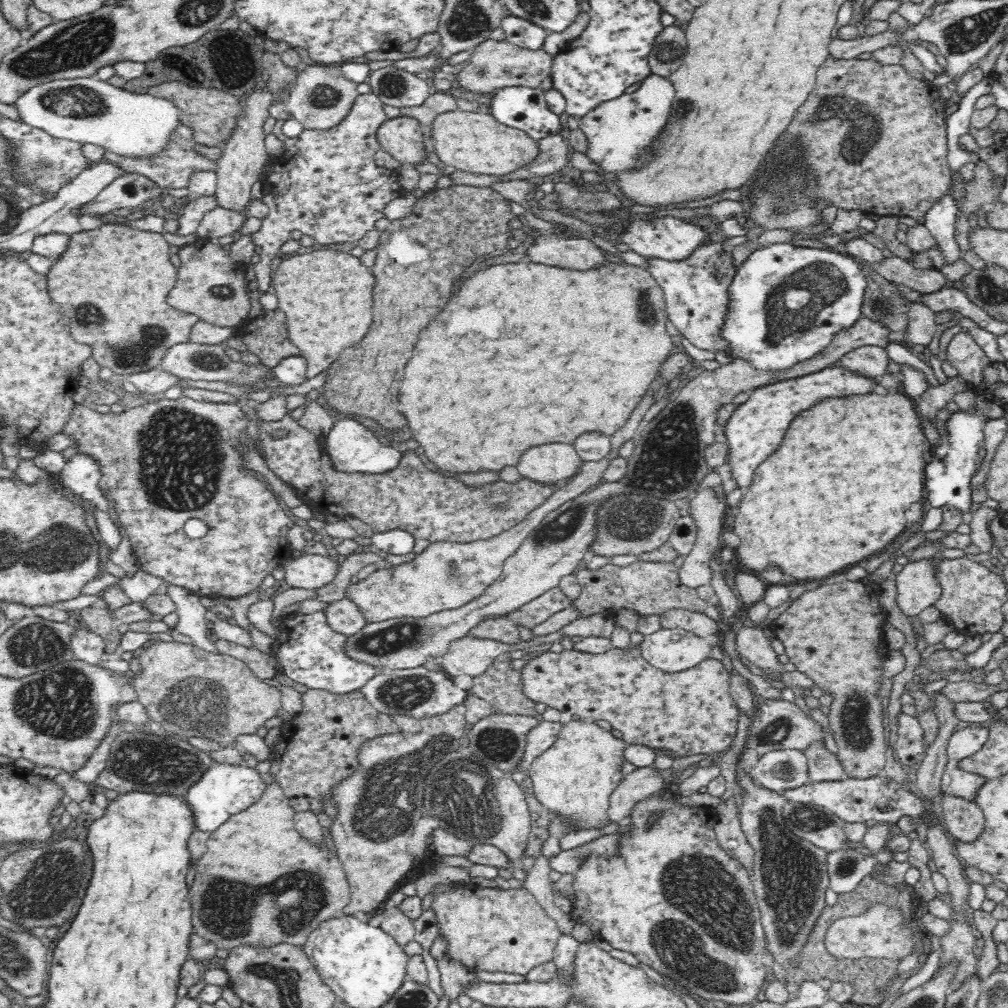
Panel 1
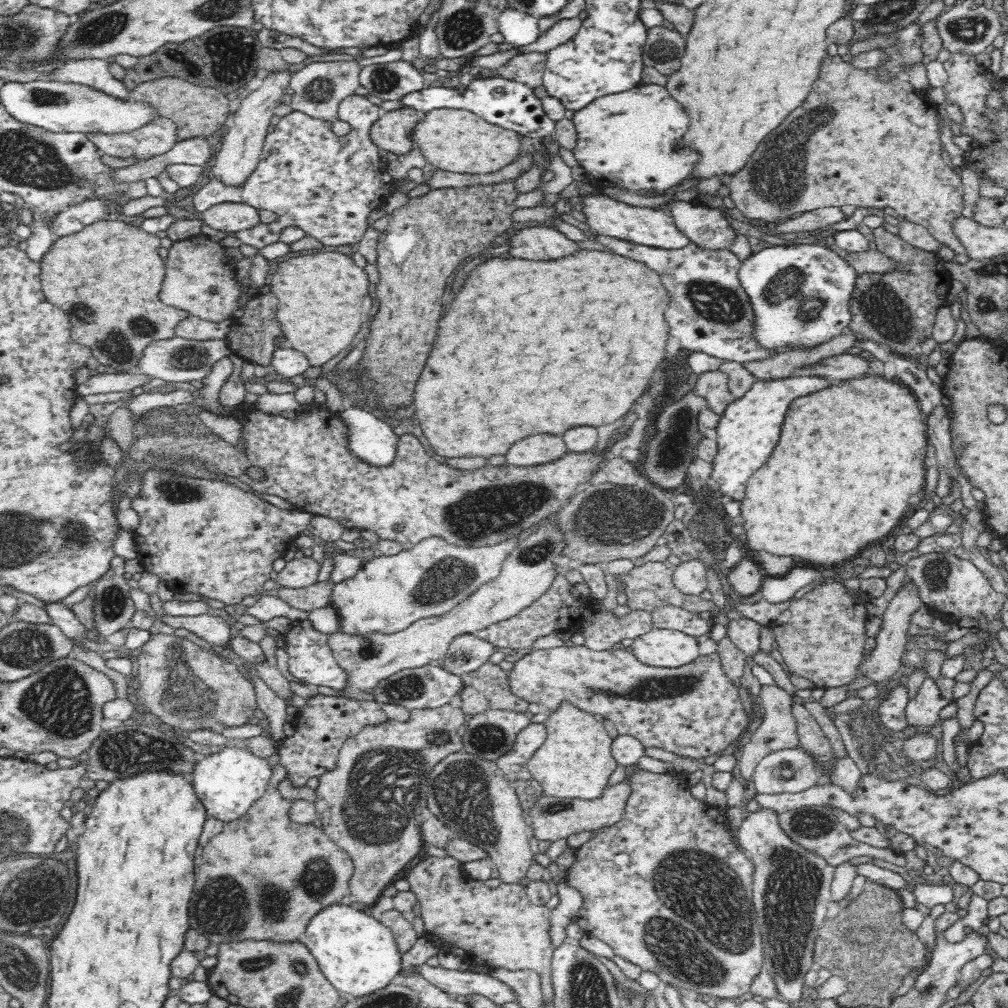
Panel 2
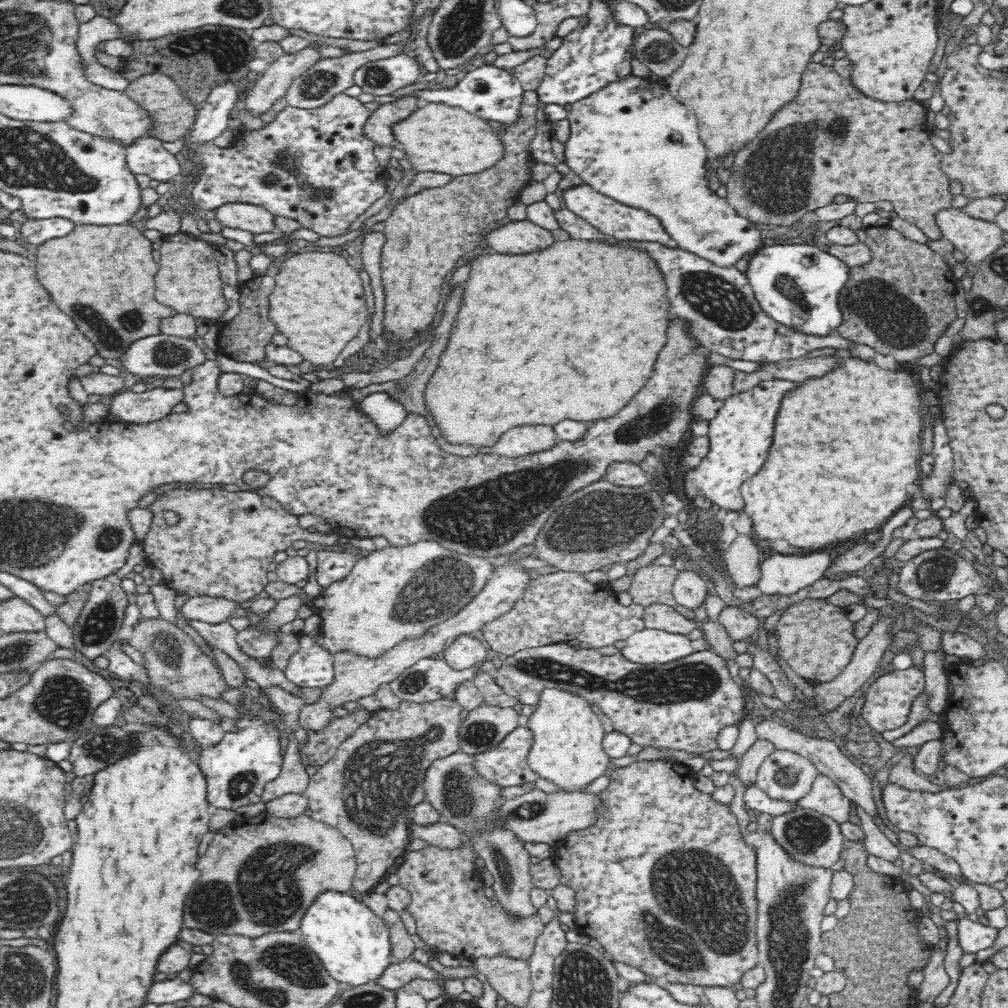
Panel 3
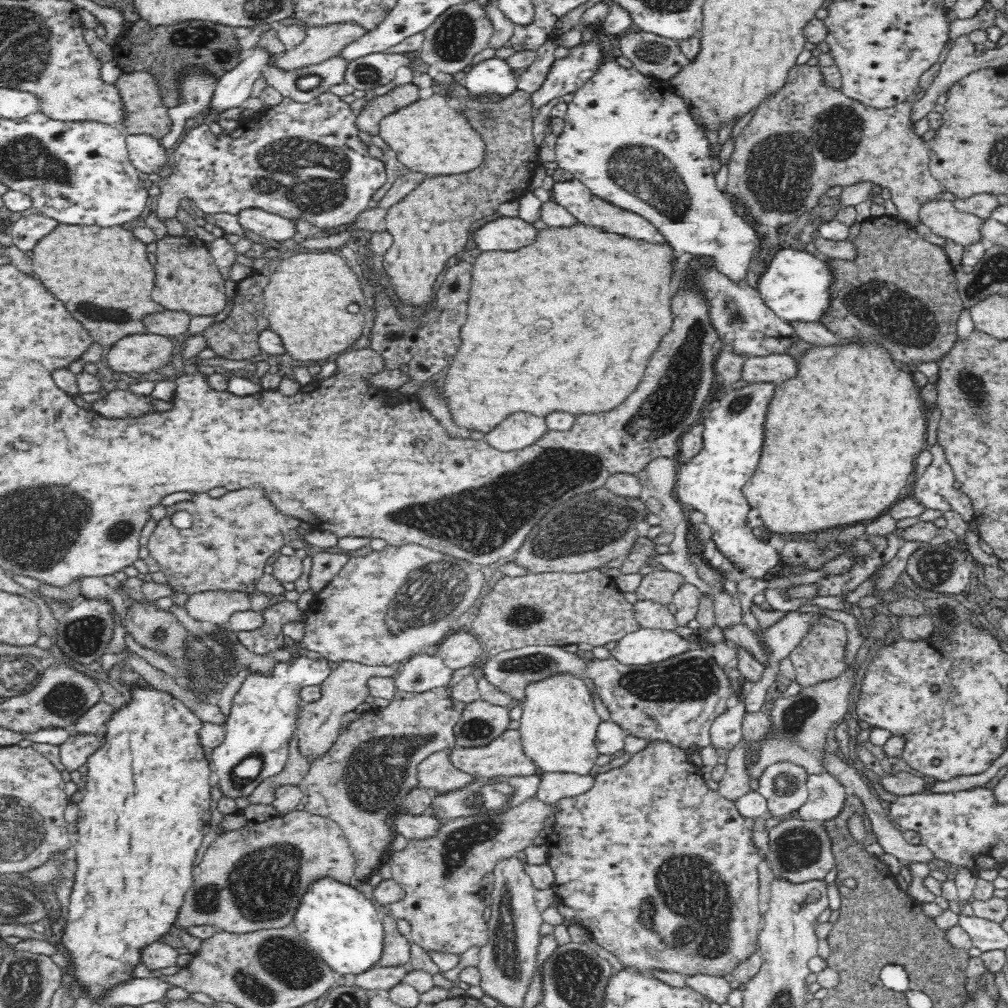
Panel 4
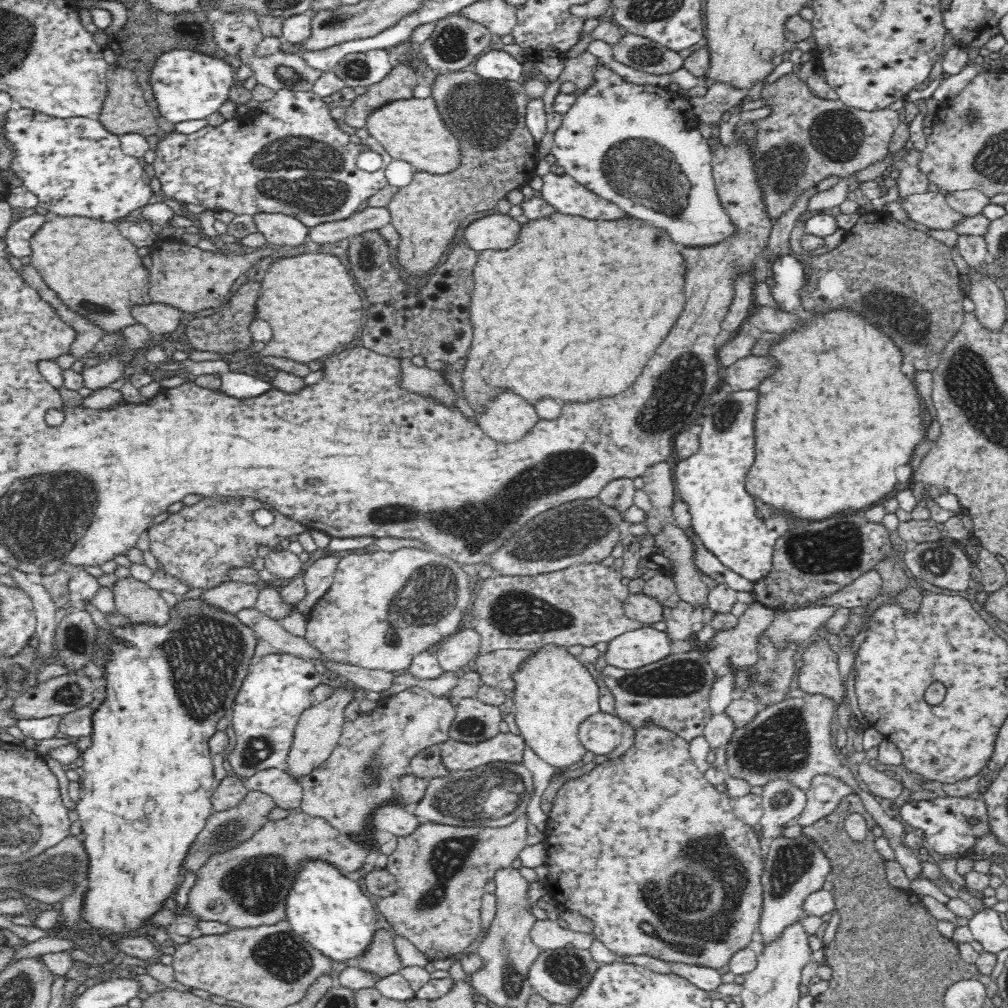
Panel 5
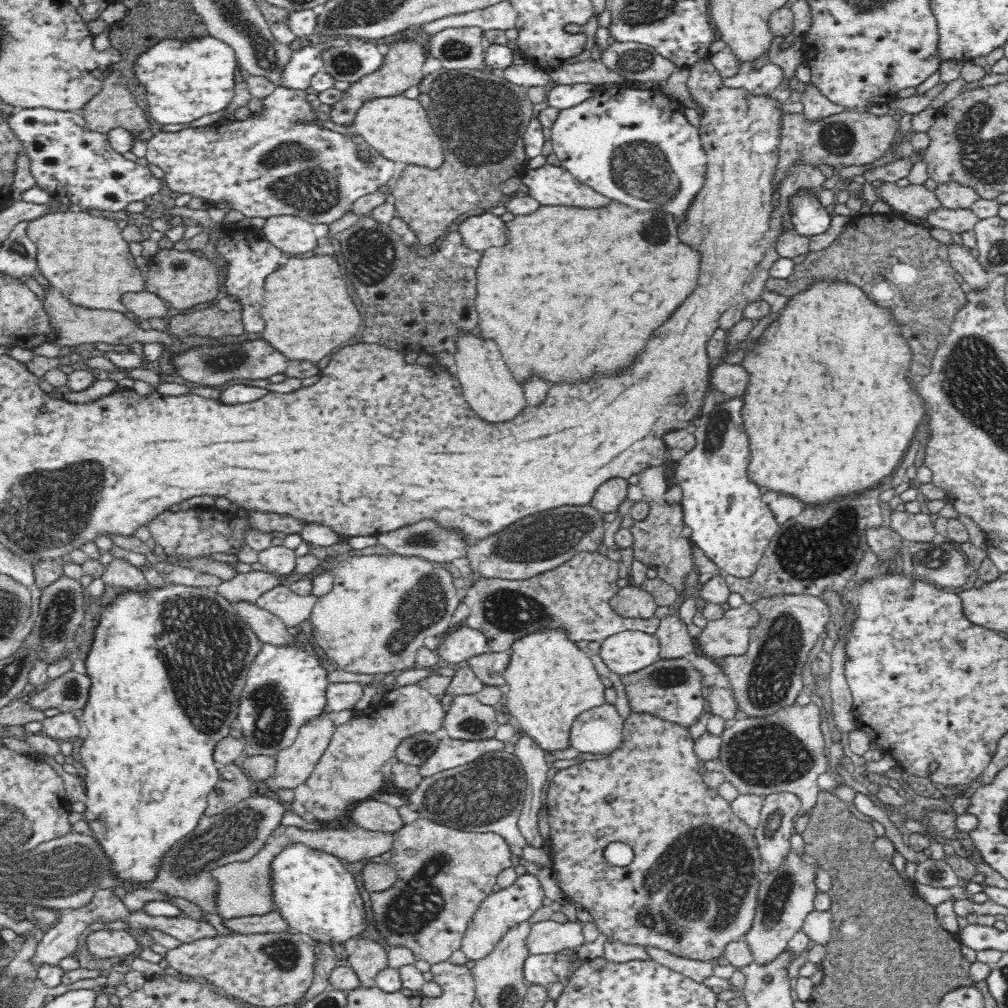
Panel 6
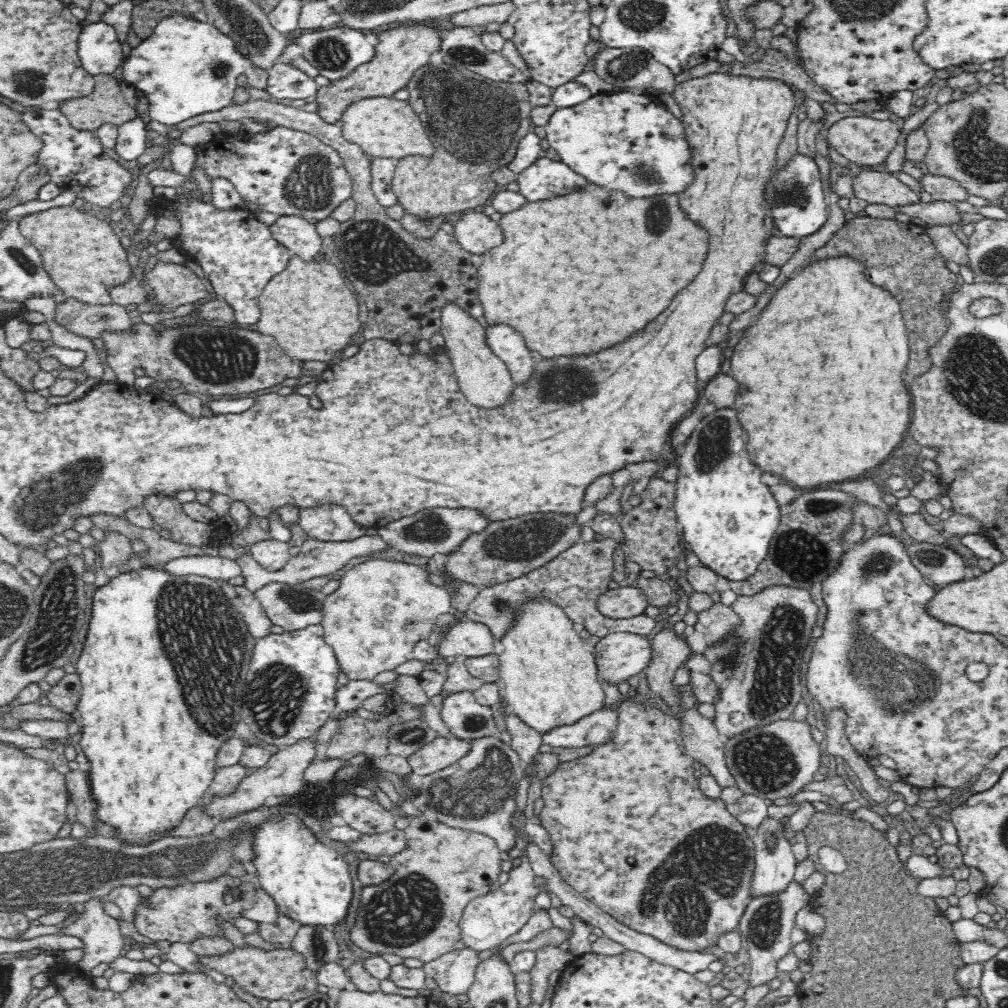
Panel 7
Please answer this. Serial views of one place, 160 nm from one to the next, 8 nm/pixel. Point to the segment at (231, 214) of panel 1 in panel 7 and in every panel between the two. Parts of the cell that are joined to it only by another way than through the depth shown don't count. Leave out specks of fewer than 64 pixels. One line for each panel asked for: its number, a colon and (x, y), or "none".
2: (227, 217)
3: (253, 218)
4: (274, 227)
5: (280, 230)
6: (290, 234)
7: (299, 236)

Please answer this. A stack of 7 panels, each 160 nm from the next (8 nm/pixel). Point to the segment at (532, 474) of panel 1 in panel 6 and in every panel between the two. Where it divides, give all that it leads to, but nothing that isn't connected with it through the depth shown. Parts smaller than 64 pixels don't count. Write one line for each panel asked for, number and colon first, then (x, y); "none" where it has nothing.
2: (537, 451)
3: (521, 442)
4: (520, 431)
5: (508, 420)
6: (488, 386)

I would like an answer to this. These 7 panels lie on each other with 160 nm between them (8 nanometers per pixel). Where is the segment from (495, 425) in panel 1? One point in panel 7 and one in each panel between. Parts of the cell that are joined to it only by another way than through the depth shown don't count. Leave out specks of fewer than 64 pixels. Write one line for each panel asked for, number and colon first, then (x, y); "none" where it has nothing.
2: (526, 347)
3: (571, 333)
4: (568, 324)
5: (573, 312)
6: (532, 297)
7: (543, 281)

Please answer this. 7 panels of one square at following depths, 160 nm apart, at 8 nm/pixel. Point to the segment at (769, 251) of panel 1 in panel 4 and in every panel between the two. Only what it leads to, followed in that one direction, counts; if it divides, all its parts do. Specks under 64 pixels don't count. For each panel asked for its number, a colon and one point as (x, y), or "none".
2: (800, 296)
3: (799, 286)
4: (797, 285)

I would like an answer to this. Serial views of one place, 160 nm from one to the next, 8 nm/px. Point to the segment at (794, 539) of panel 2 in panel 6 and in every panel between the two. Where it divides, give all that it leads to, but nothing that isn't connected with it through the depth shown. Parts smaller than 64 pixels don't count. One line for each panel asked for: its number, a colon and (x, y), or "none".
3: (841, 441)
4: (820, 469)
5: (829, 437)
6: (821, 428)

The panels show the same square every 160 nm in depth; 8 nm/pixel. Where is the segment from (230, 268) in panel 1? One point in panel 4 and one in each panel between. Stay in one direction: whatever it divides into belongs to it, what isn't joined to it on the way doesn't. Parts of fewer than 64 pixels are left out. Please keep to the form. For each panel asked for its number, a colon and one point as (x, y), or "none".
2: (200, 279)
3: (189, 279)
4: (186, 279)

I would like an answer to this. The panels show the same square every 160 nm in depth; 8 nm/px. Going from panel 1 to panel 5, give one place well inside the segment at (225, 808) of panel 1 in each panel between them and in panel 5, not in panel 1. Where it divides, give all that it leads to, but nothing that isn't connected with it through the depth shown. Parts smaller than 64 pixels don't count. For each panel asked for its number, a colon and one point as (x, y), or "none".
2: (227, 783)
3: (236, 770)
4: (263, 718)
5: (275, 691)

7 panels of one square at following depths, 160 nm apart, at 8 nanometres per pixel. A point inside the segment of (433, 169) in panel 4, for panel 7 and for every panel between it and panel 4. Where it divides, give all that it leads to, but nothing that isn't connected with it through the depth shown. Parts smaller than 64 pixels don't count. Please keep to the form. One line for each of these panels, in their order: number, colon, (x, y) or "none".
5: (413, 130)
6: (398, 127)
7: (384, 127)

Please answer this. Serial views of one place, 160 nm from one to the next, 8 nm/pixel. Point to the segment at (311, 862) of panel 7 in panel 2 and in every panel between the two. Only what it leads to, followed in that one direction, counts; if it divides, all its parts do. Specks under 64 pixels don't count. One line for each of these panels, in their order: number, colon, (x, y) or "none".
2: (359, 956)
3: (353, 944)
4: (340, 924)
5: (330, 911)
6: (315, 894)

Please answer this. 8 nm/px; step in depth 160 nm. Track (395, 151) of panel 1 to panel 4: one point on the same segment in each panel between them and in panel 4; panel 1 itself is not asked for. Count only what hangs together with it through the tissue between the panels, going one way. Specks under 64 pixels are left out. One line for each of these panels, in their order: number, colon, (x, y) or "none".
2: (393, 131)
3: (379, 129)
4: (402, 96)

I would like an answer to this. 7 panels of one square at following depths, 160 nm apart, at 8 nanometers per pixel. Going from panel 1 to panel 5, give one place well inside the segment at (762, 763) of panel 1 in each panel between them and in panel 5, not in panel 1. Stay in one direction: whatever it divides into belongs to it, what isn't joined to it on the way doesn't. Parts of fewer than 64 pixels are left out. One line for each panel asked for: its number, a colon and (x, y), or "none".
2: (790, 770)
3: (786, 775)
4: (784, 784)
5: (782, 798)

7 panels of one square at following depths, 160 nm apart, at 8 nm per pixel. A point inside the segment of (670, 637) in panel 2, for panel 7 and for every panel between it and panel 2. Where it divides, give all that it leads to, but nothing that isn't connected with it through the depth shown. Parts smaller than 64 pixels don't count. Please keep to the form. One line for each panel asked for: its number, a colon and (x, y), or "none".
3: (648, 646)
4: (646, 645)
5: (635, 649)
6: (626, 652)
7: (619, 655)

